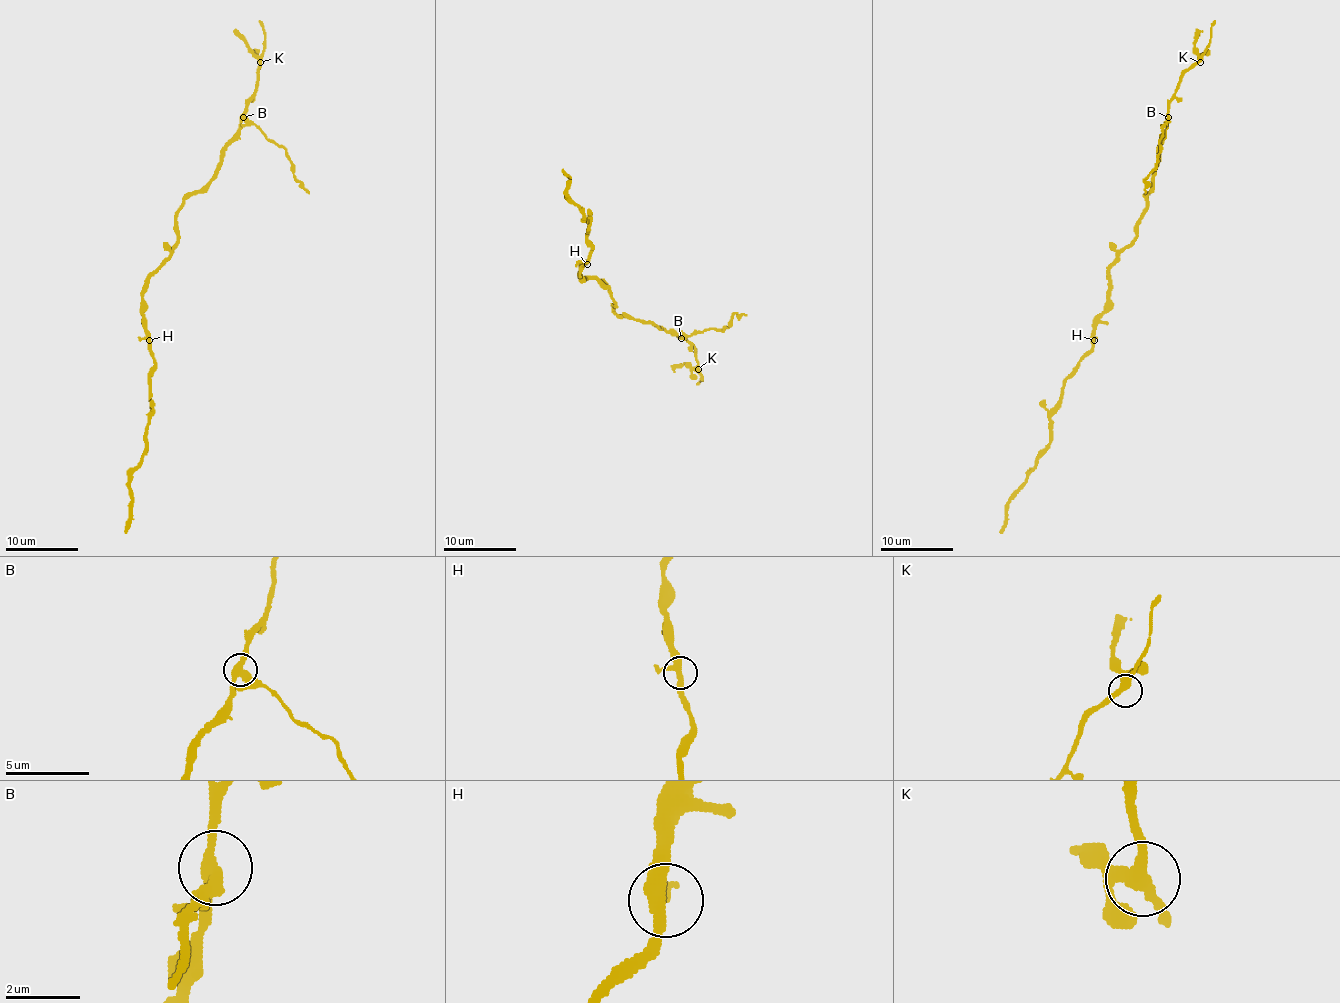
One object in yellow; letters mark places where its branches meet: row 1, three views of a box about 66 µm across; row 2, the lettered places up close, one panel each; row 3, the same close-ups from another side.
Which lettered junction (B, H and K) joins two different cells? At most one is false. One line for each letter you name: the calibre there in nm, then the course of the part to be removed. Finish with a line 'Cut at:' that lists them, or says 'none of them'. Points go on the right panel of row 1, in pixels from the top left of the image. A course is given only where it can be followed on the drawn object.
B: 320 nm thick; foreign part runs (1169, 116), (1160, 138), (1156, 167), (1145, 180), (1145, 193)
Cut at: B

